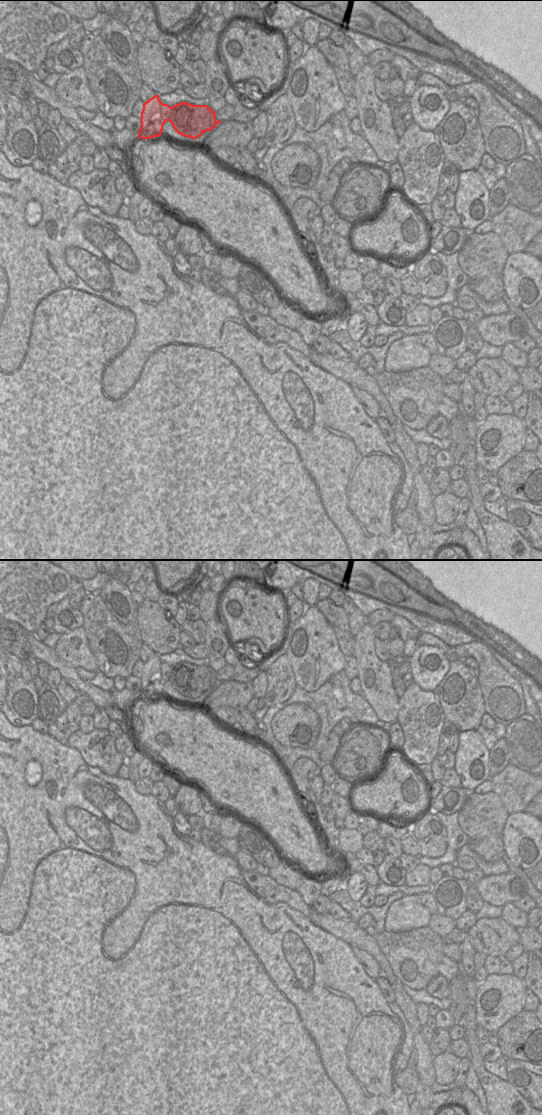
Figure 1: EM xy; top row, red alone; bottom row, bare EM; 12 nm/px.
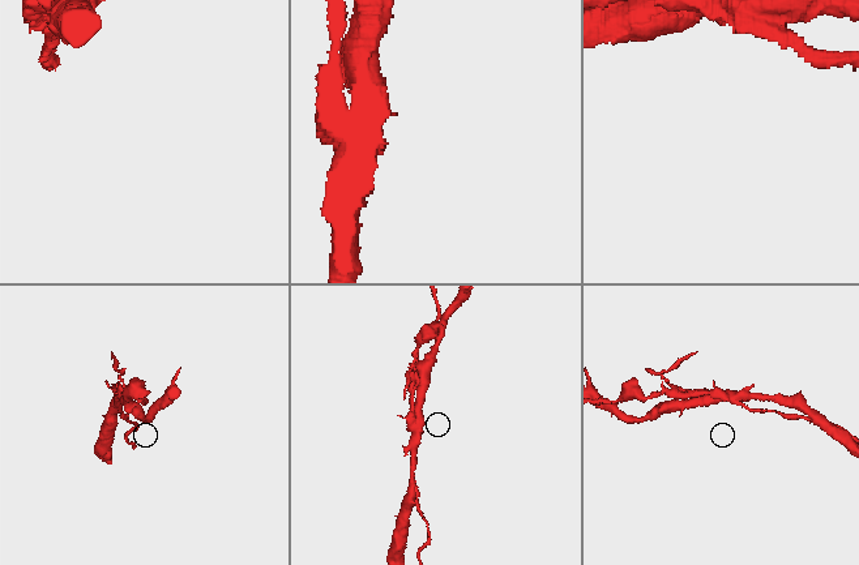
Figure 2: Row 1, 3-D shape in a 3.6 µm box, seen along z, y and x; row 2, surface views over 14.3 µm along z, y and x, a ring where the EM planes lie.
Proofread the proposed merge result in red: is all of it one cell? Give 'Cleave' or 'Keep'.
Cleave

